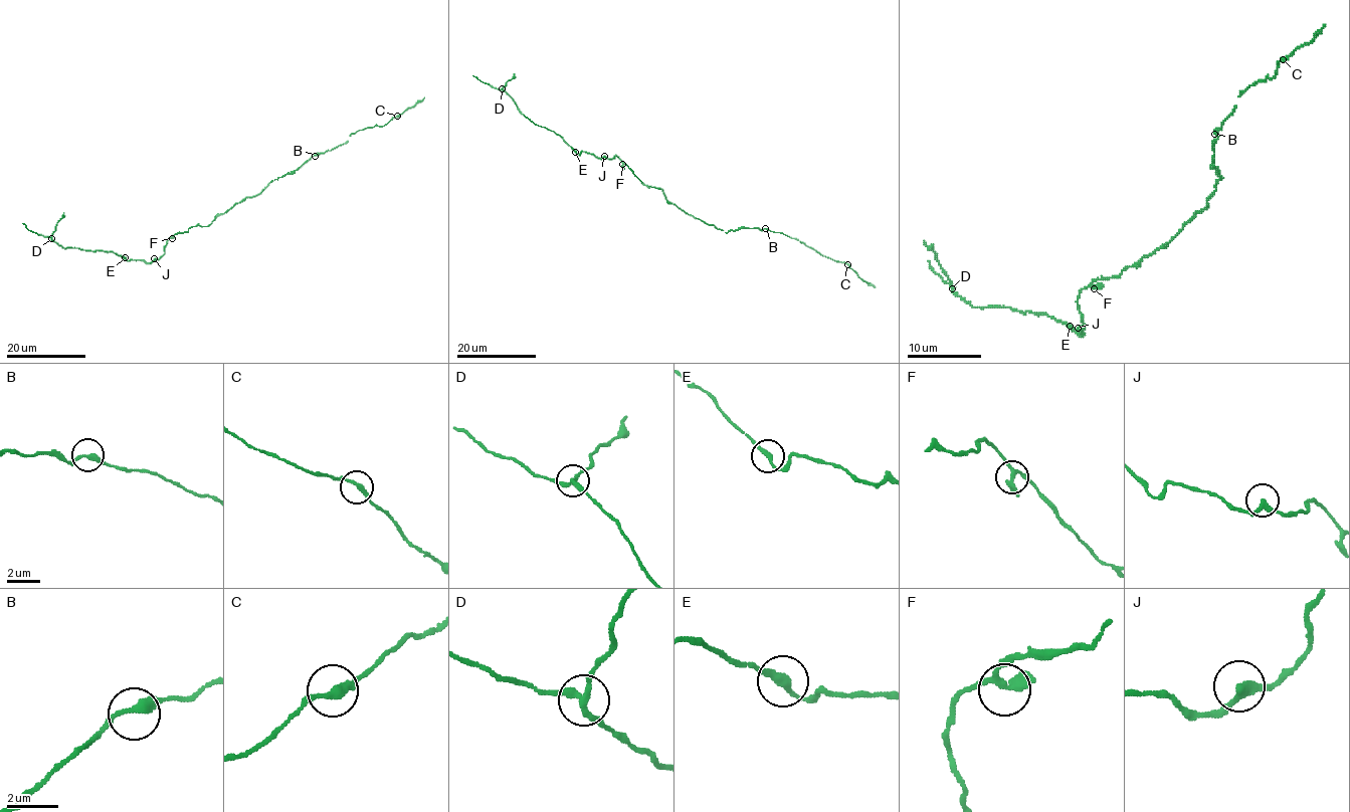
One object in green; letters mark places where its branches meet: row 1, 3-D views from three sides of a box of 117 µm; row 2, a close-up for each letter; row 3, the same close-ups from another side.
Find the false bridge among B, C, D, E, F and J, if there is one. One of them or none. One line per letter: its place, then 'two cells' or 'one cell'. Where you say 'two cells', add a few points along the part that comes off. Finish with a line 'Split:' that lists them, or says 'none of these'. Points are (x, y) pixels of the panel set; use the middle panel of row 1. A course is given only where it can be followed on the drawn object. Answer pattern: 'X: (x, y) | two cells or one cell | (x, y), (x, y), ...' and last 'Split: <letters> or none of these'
B: (765, 228) | one cell
C: (847, 264) | one cell
D: (502, 88) | two cells | (502, 88), (514, 73)
E: (575, 152) | one cell
F: (622, 164) | one cell
J: (604, 156) | one cell
Split: D

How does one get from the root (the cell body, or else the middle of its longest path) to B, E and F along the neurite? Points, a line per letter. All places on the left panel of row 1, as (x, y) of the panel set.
B: (215, 217), (246, 198), (259, 194), (272, 180), (293, 173), (315, 156)
E: (215, 217), (207, 226), (191, 226), (175, 233), (159, 258), (145, 262), (125, 257)
F: (215, 217), (207, 226), (191, 226), (172, 238)

